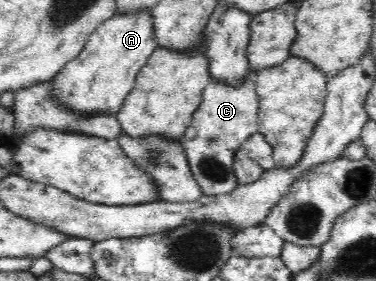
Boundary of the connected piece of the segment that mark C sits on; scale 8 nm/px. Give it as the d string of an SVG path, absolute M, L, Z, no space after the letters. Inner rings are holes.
M248 68L239 86L211 79L202 93L202 101L194 112L192 123L180 139L194 179L204 195L229 194L239 186L233 170L235 151L258 132L259 101L254 87L257 75L258 71Z

